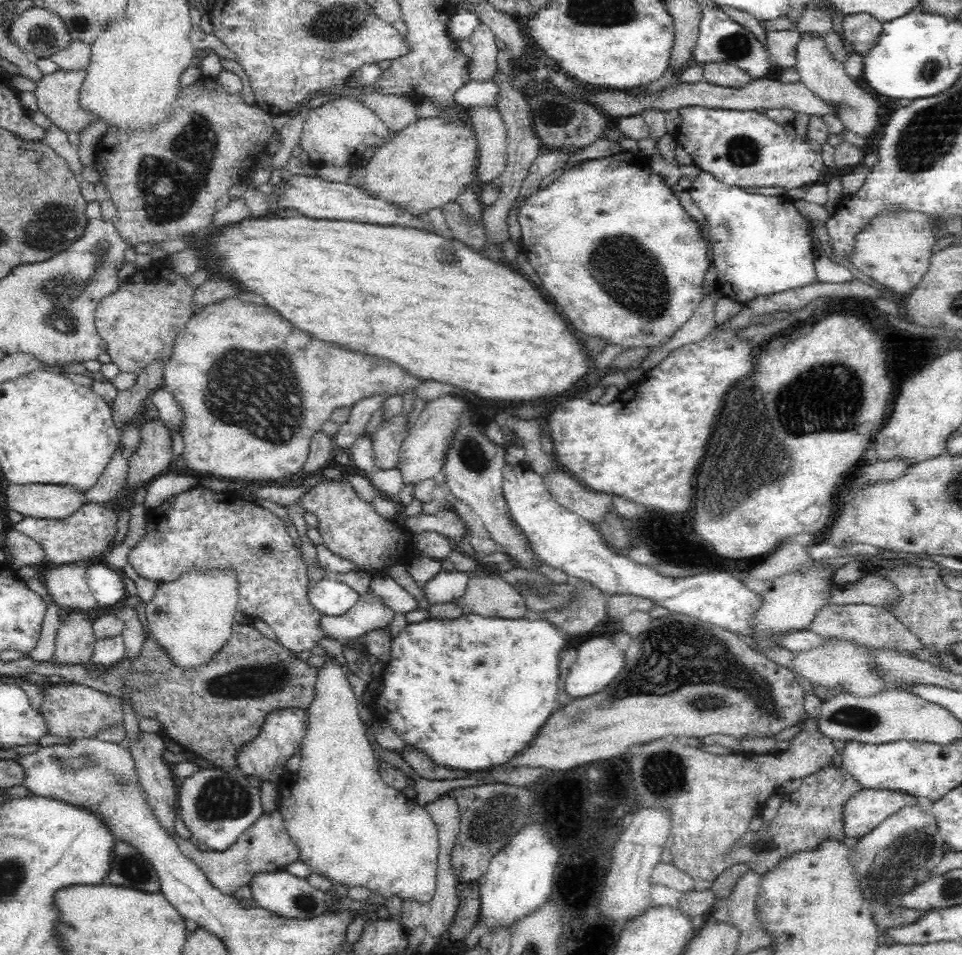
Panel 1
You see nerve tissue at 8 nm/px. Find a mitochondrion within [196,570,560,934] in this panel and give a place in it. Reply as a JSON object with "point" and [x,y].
{"point":[260,678]}

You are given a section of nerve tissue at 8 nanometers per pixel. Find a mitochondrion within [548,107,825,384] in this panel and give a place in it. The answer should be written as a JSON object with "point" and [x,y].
{"point":[627,272]}

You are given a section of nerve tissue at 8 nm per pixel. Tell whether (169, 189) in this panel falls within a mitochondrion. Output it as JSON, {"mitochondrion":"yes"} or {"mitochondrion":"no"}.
{"mitochondrion":"yes"}

